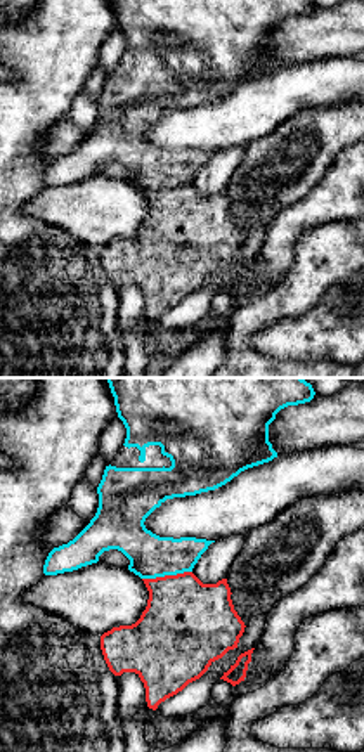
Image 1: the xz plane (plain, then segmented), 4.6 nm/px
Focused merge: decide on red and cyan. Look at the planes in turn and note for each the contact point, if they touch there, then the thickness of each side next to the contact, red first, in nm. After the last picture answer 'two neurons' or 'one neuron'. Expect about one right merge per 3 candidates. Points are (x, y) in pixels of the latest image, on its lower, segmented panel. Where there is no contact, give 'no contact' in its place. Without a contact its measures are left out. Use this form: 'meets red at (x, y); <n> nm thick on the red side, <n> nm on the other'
meets red at (167, 576); 420 nm thick on the red side, 200 nm on the other

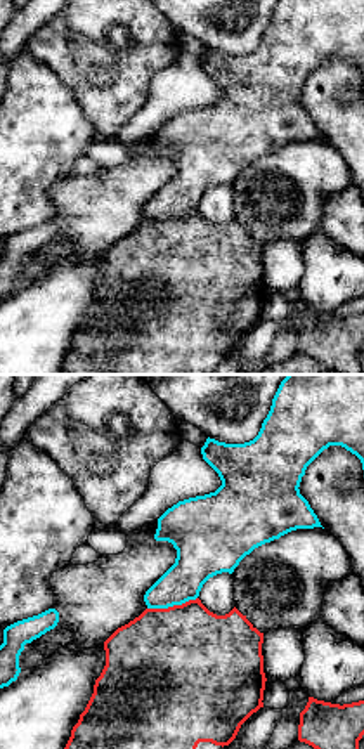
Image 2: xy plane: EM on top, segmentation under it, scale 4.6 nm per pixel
meets red at (174, 605); 500 nm thick on the red side, 200 nm on the other

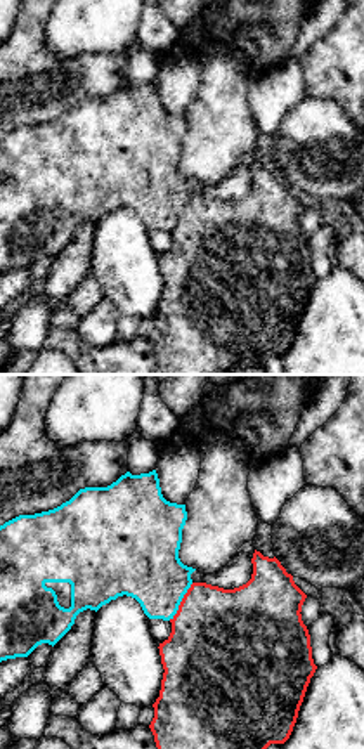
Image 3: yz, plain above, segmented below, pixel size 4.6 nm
meets red at (181, 602); 460 nm thick on the red side, 320 nm on the other

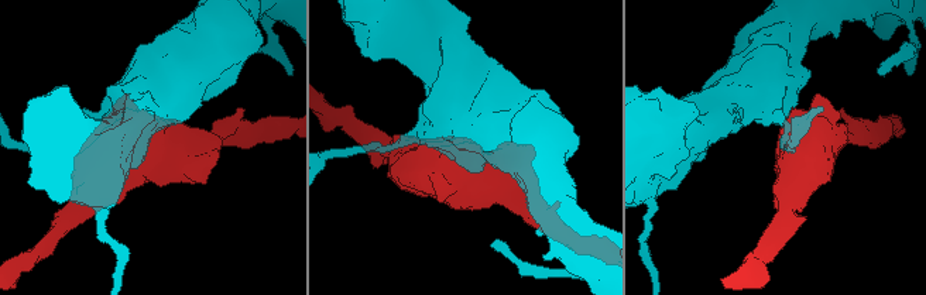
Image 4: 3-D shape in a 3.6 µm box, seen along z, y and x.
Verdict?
two neurons

